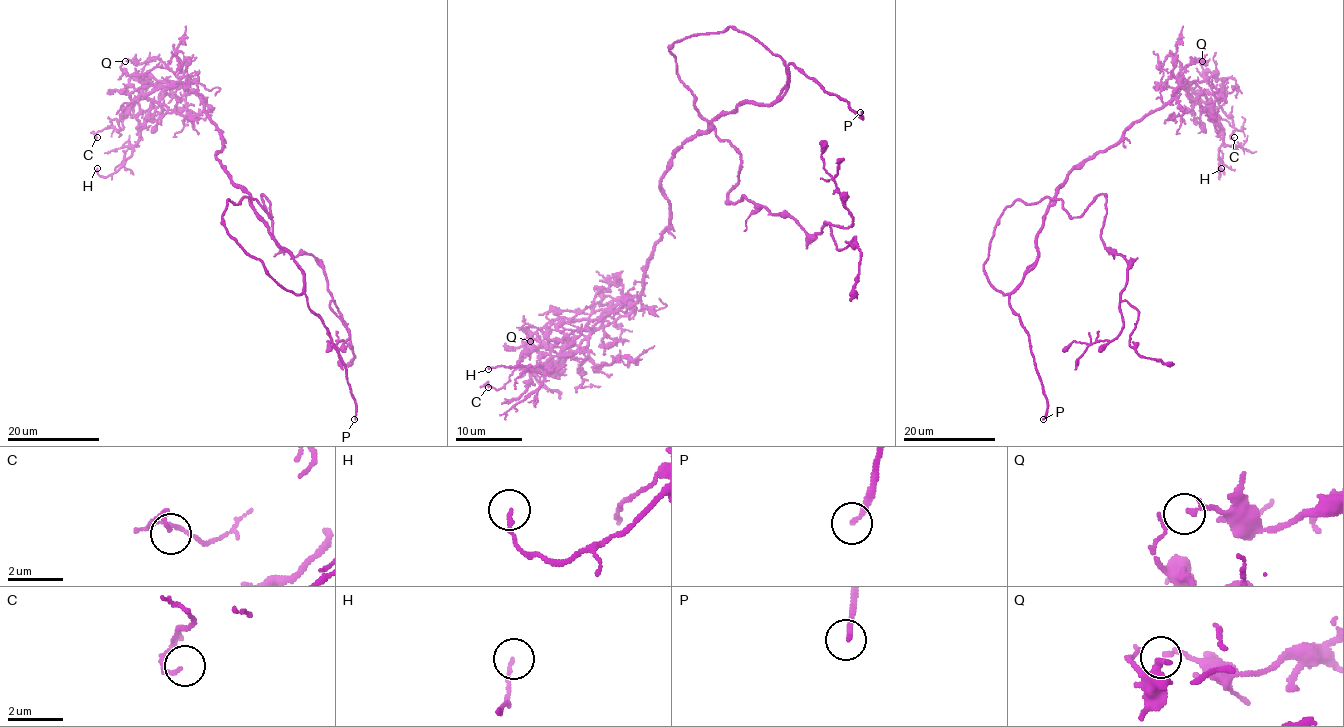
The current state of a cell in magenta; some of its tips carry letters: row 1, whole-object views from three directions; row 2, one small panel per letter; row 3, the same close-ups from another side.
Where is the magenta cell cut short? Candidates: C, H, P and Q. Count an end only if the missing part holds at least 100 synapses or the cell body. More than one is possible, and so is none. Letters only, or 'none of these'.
P

